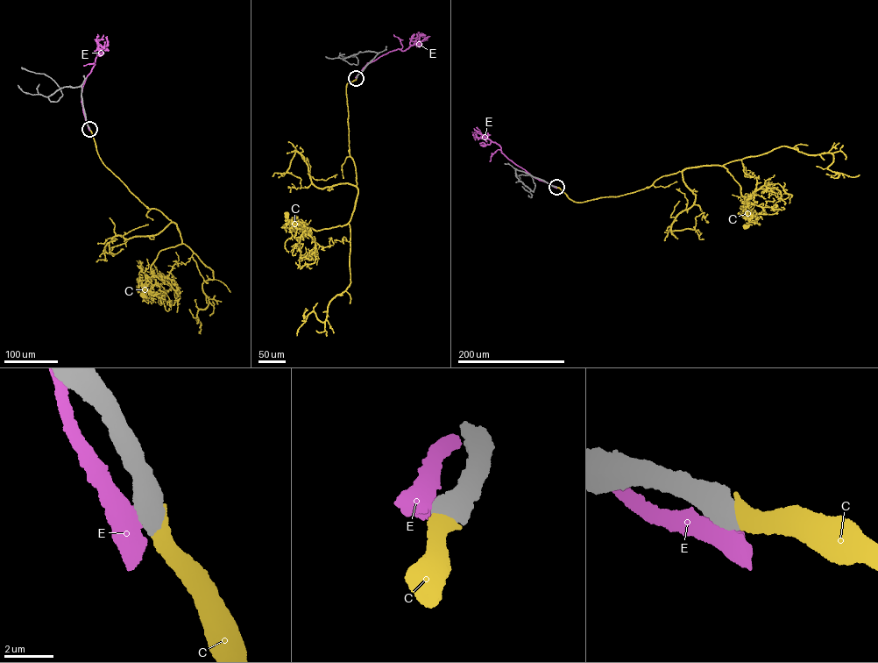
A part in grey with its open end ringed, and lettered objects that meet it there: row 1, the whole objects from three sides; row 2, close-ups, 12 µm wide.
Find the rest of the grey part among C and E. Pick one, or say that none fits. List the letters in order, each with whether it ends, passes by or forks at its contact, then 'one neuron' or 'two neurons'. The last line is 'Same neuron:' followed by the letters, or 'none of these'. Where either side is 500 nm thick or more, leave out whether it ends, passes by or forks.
C: one neuron
E: two neurons
Same neuron: C

